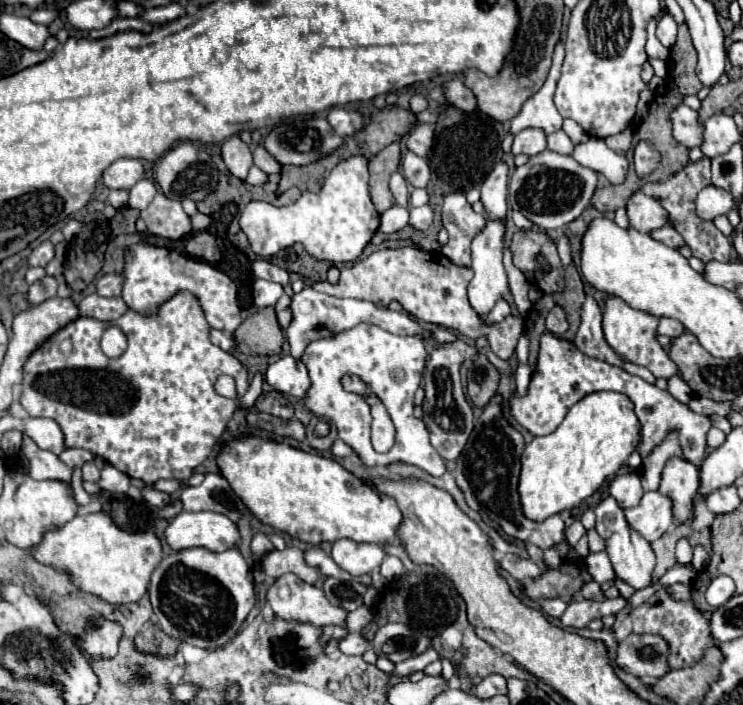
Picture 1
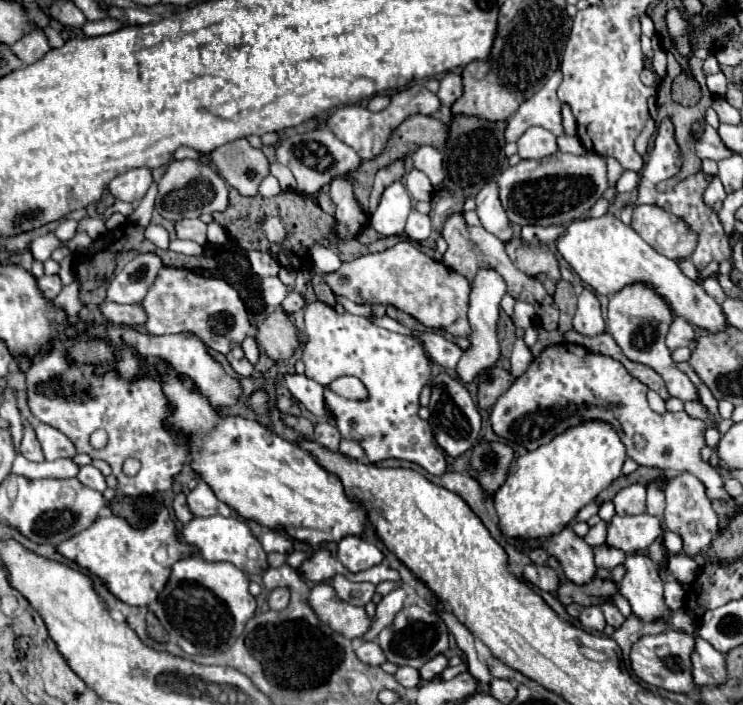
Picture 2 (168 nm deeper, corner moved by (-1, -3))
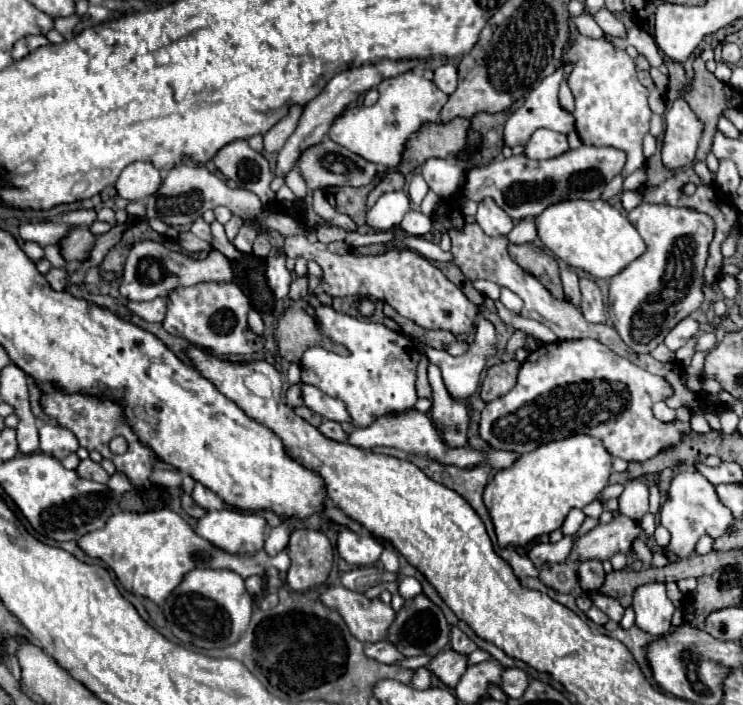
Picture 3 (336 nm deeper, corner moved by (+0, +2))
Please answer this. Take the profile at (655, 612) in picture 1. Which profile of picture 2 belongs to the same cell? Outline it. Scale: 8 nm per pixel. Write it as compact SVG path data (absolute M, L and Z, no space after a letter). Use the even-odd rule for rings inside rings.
M697 633L695 637L695 651L691 653L693 663L693 681L695 685L717 685L725 681L725 657L711 643L703 641Z

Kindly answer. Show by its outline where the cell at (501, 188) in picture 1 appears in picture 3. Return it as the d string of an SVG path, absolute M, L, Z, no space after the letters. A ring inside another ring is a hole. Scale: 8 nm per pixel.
M486 198L478 204L476 222L488 236L506 236L514 226L512 218L492 198Z

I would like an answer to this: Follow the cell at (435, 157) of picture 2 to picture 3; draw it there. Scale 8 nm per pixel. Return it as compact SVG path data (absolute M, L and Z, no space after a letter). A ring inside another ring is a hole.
M430 158L422 166L422 176L430 190L440 198L450 198L458 194L465 182L465 174L460 164L453 158Z

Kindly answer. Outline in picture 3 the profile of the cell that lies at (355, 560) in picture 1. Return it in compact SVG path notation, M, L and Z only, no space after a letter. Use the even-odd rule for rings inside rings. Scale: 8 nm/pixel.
M342 530L336 542L338 554L352 566L370 566L378 562L382 554L382 544L370 534L356 534L352 530Z

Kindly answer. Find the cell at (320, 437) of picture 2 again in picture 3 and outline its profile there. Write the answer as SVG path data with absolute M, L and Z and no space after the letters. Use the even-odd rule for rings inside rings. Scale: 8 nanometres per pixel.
M324 420L322 426L320 426L320 432L336 442L346 442L348 440L348 434L342 430L342 426L338 422L330 422L330 420Z

